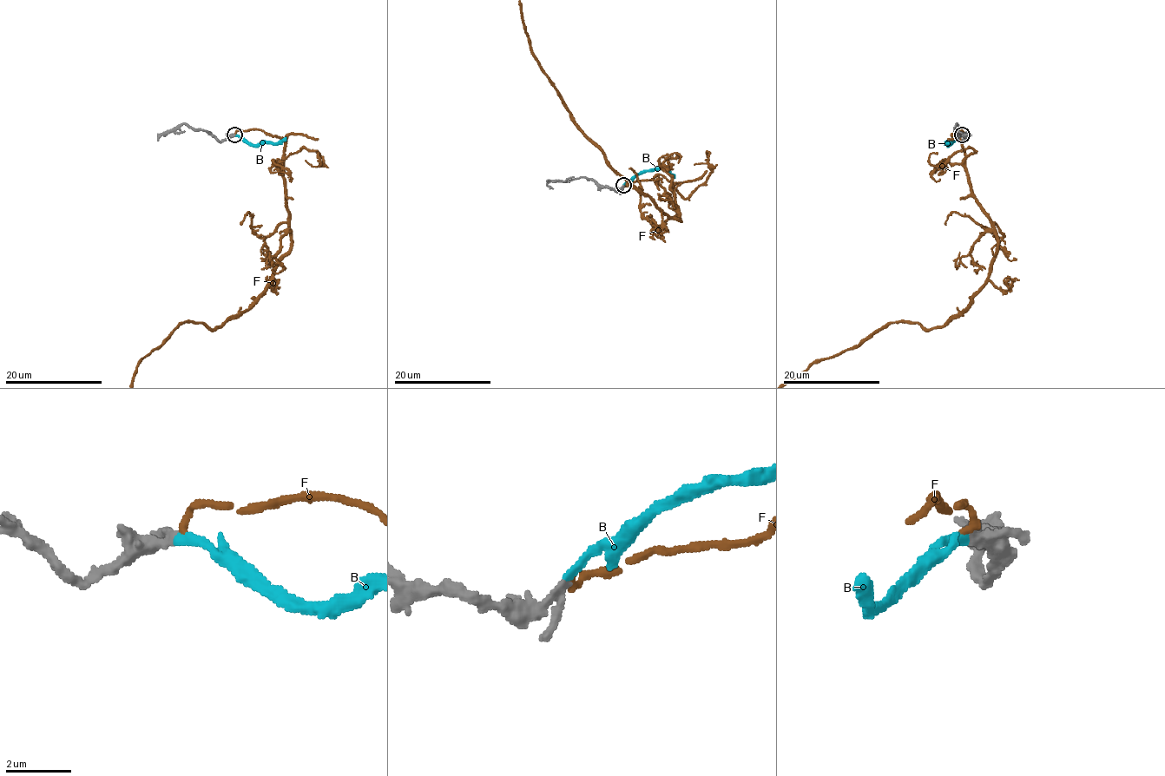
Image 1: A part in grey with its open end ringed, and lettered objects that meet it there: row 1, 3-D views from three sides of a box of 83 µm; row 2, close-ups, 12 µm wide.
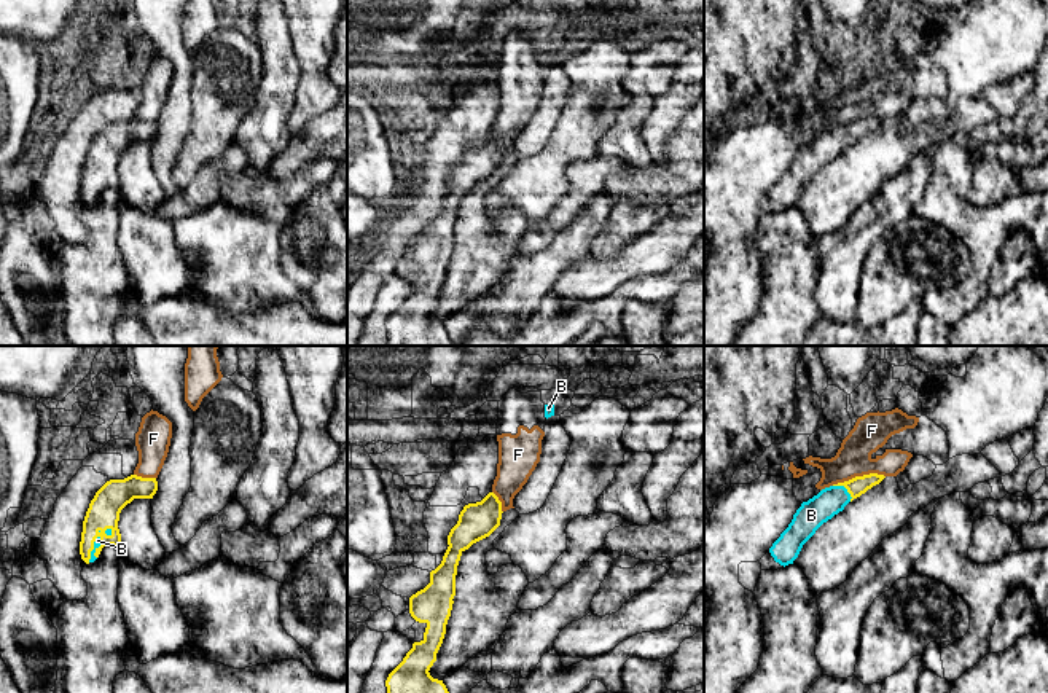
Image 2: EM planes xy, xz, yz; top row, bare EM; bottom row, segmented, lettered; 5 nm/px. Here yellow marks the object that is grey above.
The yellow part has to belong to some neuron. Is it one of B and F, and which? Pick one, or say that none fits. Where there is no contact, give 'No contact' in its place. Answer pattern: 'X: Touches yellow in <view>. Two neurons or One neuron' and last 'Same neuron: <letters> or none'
B: Touches yellow in yz. One neuron
F: Touches yellow in yz. Two neurons
Same neuron: B

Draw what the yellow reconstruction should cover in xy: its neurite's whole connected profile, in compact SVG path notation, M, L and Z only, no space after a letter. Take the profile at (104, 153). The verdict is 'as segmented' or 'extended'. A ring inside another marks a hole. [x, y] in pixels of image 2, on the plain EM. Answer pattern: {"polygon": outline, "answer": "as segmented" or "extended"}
{"polygon": "M131 118L124 123L107 124L96 135L83 164L81 202L89 207L99 201L104 190L121 190L118 172L121 153L134 142L153 142L156 134L156 121Z", "answer": "extended"}

